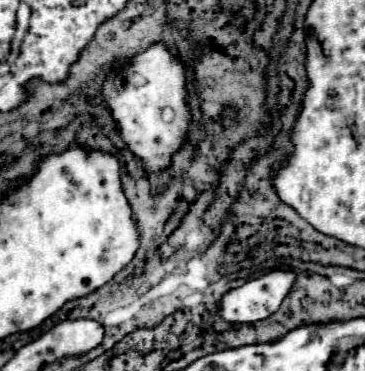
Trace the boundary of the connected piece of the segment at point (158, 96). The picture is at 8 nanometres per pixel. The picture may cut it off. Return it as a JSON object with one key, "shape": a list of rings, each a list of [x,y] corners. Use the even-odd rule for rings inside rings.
{"shape":[[[162,43],[152,45],[144,53],[130,59],[126,69],[126,81],[122,71],[112,71],[110,79],[104,83],[104,93],[96,101],[106,99],[110,103],[112,115],[118,121],[122,139],[130,145],[130,151],[140,157],[142,165],[148,171],[158,171],[170,165],[170,155],[182,145],[190,115],[186,107],[186,73],[184,67],[176,61],[174,55],[166,51]],[[170,107],[174,109],[174,121],[166,123],[162,119],[162,111]]]}

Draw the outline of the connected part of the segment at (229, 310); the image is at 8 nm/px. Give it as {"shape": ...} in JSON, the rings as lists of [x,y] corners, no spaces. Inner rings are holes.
{"shape":[[[275,269],[252,281],[246,281],[242,287],[232,289],[222,295],[218,305],[218,315],[226,323],[254,323],[258,319],[266,319],[272,315],[272,311],[278,309],[278,305],[284,301],[284,297],[290,293],[294,285],[296,274],[291,270]],[[226,299],[234,299],[232,303],[226,303]]]}

